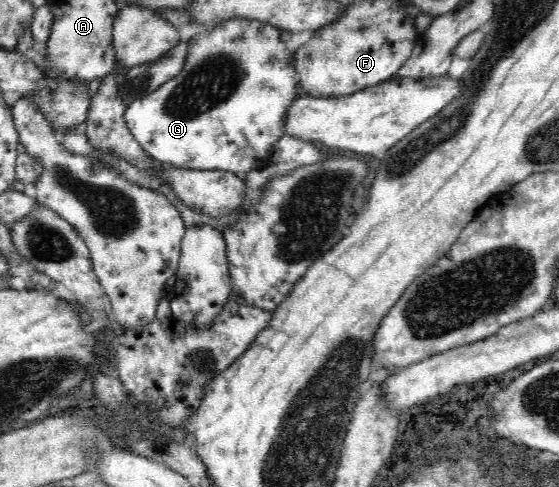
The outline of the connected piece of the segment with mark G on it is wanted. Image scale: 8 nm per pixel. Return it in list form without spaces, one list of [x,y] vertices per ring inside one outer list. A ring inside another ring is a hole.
[[[234,18],[224,20],[219,23],[207,36],[196,35],[189,40],[188,55],[184,59],[184,67],[178,77],[166,81],[162,87],[152,91],[148,95],[142,96],[138,100],[132,101],[125,109],[125,122],[132,136],[139,141],[139,145],[156,162],[164,165],[172,165],[181,169],[206,170],[206,171],[226,171],[246,176],[250,171],[263,169],[270,161],[273,148],[279,140],[286,135],[284,133],[284,123],[286,123],[286,113],[290,109],[292,102],[297,99],[296,84],[298,83],[297,71],[294,67],[294,56],[280,40],[280,29],[269,23],[258,19]]]

